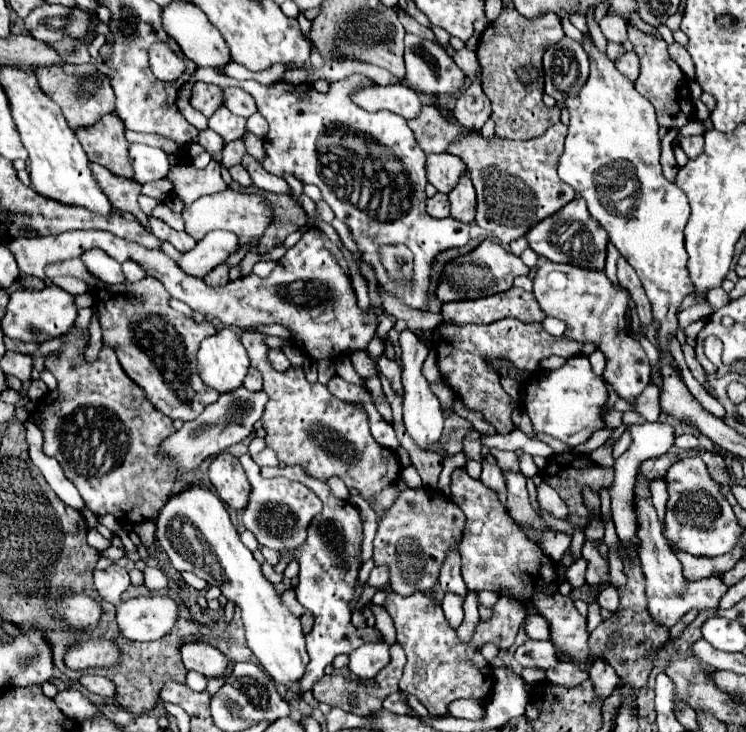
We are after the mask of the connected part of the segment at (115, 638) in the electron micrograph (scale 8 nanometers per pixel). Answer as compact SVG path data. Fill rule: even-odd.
M104 602L104 614L102 614L102 622L100 626L96 628L98 632L90 630L90 632L78 632L78 638L96 638L96 636L102 636L102 638L110 638L112 642L118 642L120 650L126 654L126 658L122 658L122 662L118 662L118 666L110 666L110 668L102 668L102 670L88 670L92 674L100 674L108 680L114 682L116 686L116 702L132 712L132 714L146 714L150 712L156 704L158 704L158 694L162 690L162 686L168 682L168 680L176 680L176 682L184 682L184 674L186 674L186 668L182 666L182 658L180 658L180 646L182 646L182 640L188 636L188 634L194 634L194 632L200 632L200 630L206 630L202 626L196 626L196 623L192 622L189 609L184 603L179 604L179 618L177 619L174 630L170 634L166 634L166 638L160 638L160 640L154 640L154 642L138 642L132 640L126 640L118 626L116 626L116 608L108 602Z

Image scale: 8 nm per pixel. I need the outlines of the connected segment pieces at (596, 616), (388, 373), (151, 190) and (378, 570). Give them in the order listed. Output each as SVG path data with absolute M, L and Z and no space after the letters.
M596 602L588 604L588 616L586 616L586 620L588 620L588 632L592 632L592 630L594 630L594 626L598 626L598 624L602 622L600 606L598 606Z
M380 356L378 368L380 368L380 374L390 380L392 390L402 398L404 396L404 388L402 388L402 382L400 382L400 368L398 368L398 364L394 360L388 360L386 356Z
M168 178L158 180L158 182L148 182L148 184L142 184L142 194L152 196L152 198L156 198L156 200L164 200L170 192L172 192L172 184L168 182Z
M374 566L372 572L370 572L370 578L368 578L368 584L380 588L386 582L388 582L388 570L386 570L386 566Z

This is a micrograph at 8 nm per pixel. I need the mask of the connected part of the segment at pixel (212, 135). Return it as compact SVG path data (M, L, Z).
M210 128L198 132L198 142L200 142L214 158L218 158L220 152L222 152L222 148L224 148L224 140L222 140L214 130L210 130Z

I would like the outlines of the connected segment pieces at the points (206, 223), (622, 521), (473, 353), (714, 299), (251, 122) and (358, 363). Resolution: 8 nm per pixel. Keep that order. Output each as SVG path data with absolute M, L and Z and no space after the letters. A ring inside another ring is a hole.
M230 188L206 198L198 198L198 202L184 208L182 216L186 220L186 232L194 240L202 240L211 230L228 230L238 236L237 251L249 245L253 239L260 238L274 220L272 204L262 194L242 194Z
M644 422L640 426L632 426L630 428L630 436L632 436L632 444L630 448L616 458L614 470L616 470L616 478L614 484L610 488L610 498L612 498L612 514L614 514L614 524L616 524L616 532L622 538L624 550L632 552L632 538L636 532L636 518L634 518L634 506L630 504L630 500L634 498L634 478L636 478L636 470L640 466L640 462L648 460L648 458L656 458L666 454L672 446L674 446L674 426L666 424L666 422Z
M516 318L498 320L486 326L456 326L442 322L434 330L432 338L434 348L438 352L438 366L444 382L454 390L454 394L464 402L466 408L480 410L486 422L490 422L500 434L508 434L514 428L510 414L516 408L516 404L500 386L500 376L490 368L490 360L510 360L518 370L534 372L540 360L552 354L570 358L576 354L588 356L594 350L598 350L598 346L594 346L592 342L574 342L566 336L554 338L544 330L542 324L524 324Z
M714 288L714 290L708 292L706 300L708 300L716 310L718 310L718 308L722 308L722 306L728 304L728 294L726 294L722 288Z
M258 112L248 118L248 132L252 132L258 138L264 138L266 136L266 130L268 130L268 126L266 126L264 118Z
M362 350L362 352L358 352L358 354L354 352L354 354L350 356L350 360L352 360L356 372L358 372L362 378L376 374L376 364L372 362L372 358L370 358L370 354L368 354L366 350Z

